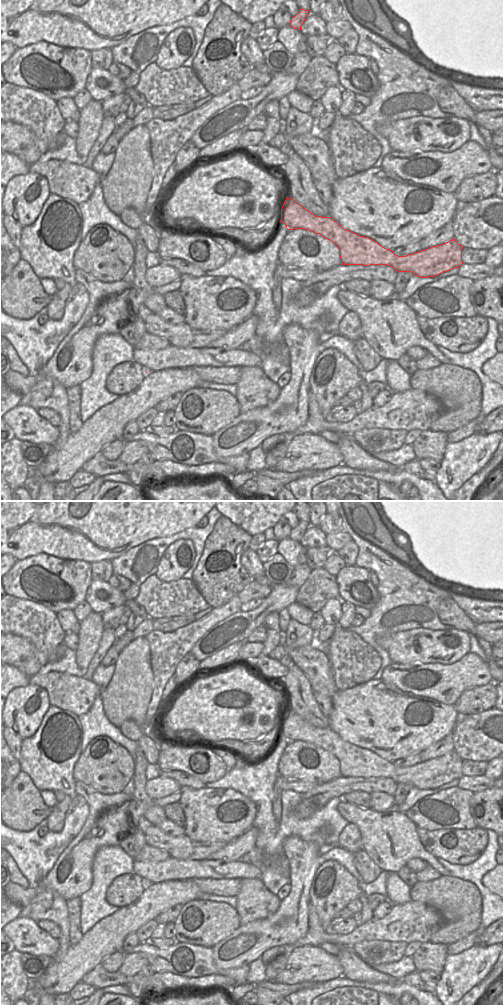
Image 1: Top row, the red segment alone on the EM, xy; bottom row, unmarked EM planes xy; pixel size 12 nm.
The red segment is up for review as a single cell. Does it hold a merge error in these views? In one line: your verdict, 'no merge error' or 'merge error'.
merge error

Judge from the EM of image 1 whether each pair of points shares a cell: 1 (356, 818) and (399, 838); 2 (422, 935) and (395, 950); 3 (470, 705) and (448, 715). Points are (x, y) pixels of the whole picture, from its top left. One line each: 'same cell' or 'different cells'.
1: same cell
2: different cells
3: different cells

